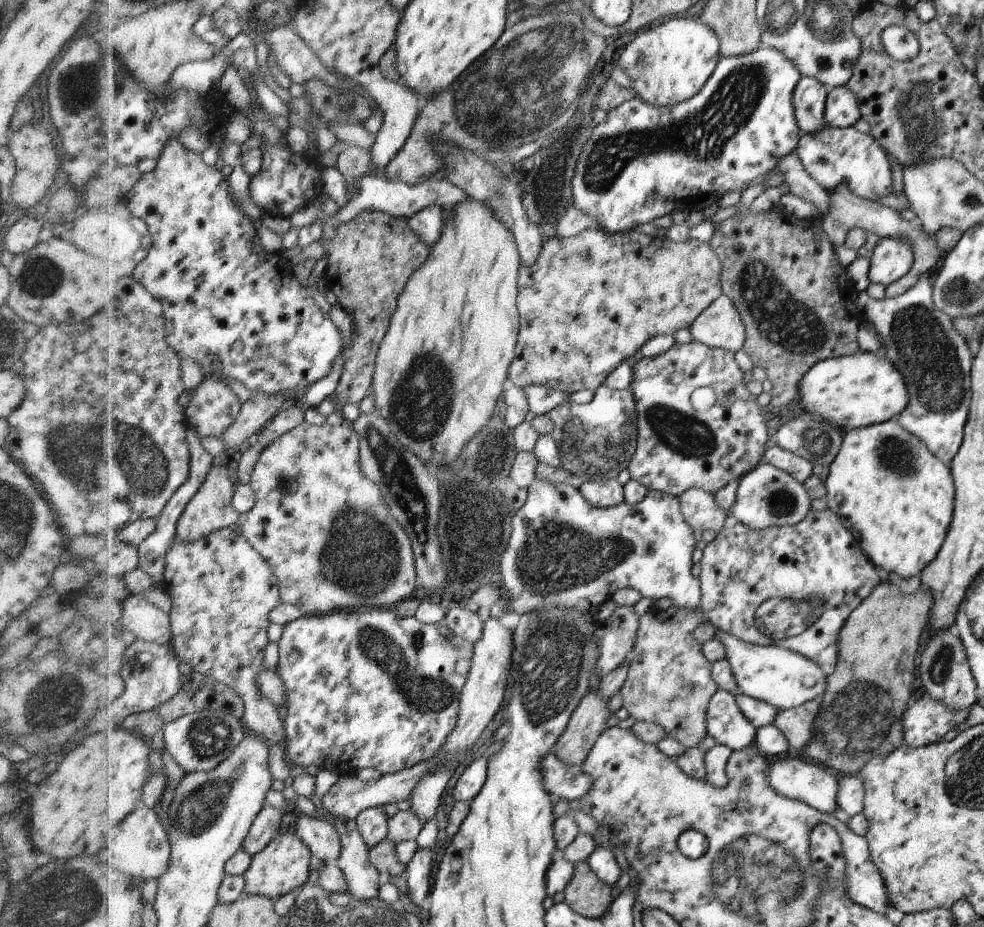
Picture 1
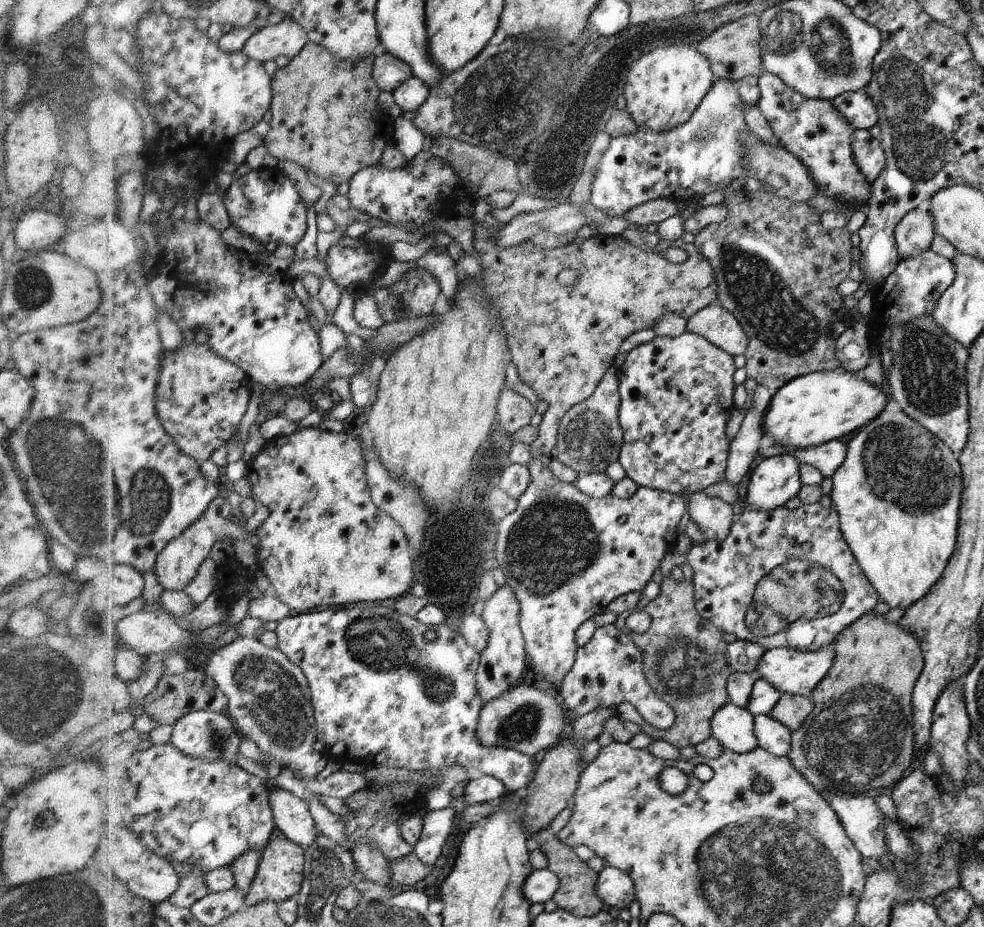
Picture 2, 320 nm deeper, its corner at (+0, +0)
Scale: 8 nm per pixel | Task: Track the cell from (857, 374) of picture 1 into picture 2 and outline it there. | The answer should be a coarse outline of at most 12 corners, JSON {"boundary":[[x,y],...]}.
{"boundary":[[840,366],[783,384],[763,432],[805,449],[845,441],[890,396]]}

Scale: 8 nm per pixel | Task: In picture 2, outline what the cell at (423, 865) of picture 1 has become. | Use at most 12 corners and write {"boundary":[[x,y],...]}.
{"boundary":[[454,808],[422,817],[413,851],[434,866],[452,830],[459,827]]}

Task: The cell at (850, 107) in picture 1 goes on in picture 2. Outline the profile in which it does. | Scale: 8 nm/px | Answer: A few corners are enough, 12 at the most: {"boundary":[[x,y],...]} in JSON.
{"boundary":[[862,89],[832,102],[856,129],[879,121],[878,108]]}

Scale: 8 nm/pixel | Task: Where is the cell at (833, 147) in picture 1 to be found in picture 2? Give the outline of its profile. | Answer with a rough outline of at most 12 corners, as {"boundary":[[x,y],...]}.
{"boundary":[[855,129],[854,157],[869,183],[886,168],[880,139]]}

